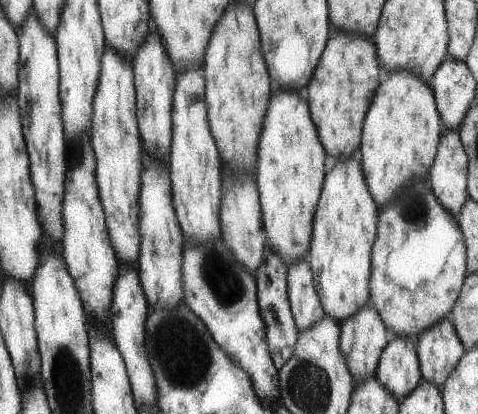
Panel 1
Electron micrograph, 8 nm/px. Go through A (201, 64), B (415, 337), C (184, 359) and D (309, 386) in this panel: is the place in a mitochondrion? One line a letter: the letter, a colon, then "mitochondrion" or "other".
A: other
B: other
C: mitochondrion
D: mitochondrion

